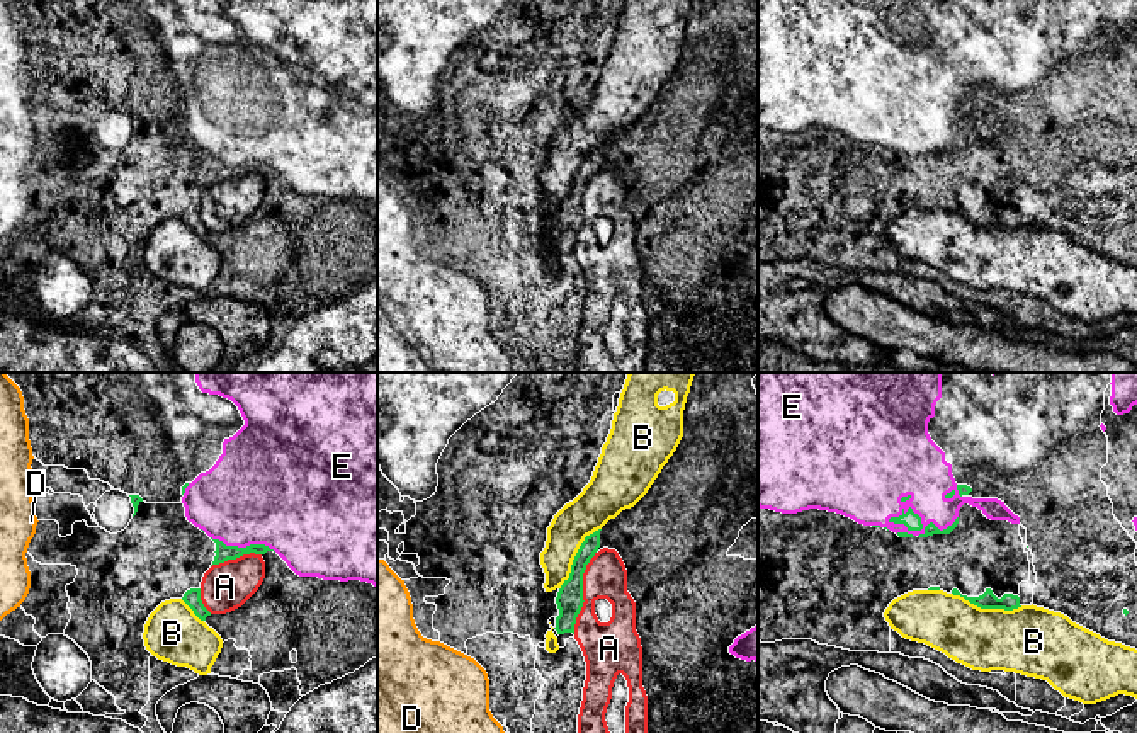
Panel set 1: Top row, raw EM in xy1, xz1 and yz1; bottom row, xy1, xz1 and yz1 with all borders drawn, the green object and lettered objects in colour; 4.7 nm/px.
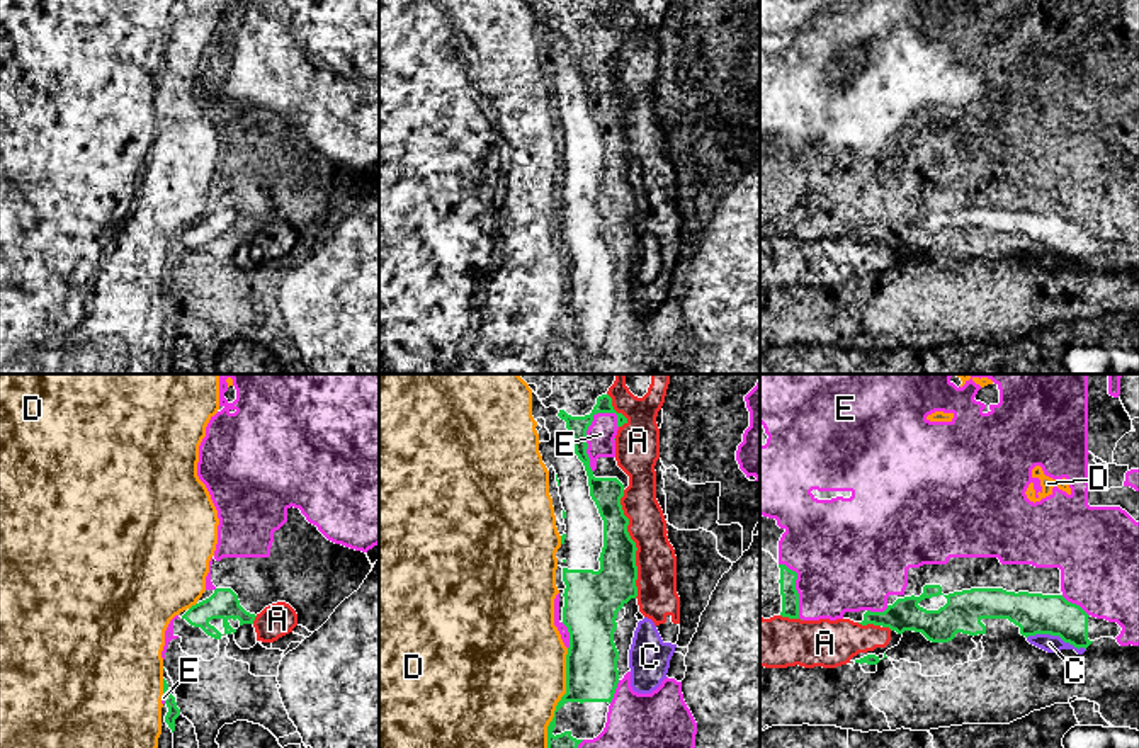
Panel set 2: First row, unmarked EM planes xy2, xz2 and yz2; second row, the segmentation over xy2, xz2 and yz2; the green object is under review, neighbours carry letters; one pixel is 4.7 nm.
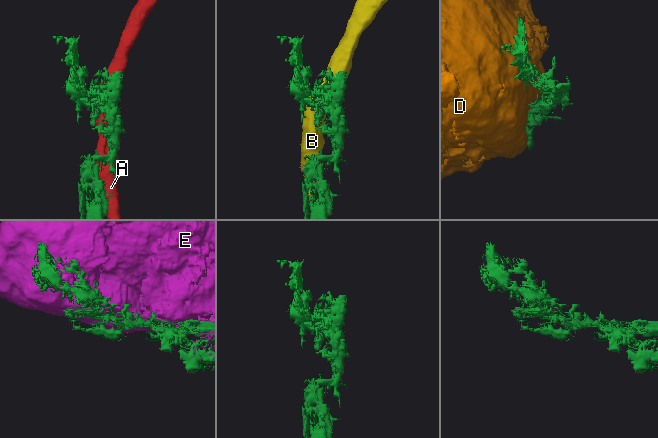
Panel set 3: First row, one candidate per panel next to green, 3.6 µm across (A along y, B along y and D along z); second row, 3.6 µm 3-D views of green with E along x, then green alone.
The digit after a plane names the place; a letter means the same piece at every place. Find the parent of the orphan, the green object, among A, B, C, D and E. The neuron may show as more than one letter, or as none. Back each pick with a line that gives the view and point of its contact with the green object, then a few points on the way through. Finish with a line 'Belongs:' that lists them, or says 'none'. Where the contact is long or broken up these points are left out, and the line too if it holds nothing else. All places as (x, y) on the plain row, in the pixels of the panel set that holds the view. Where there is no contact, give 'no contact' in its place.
Belongs: none

